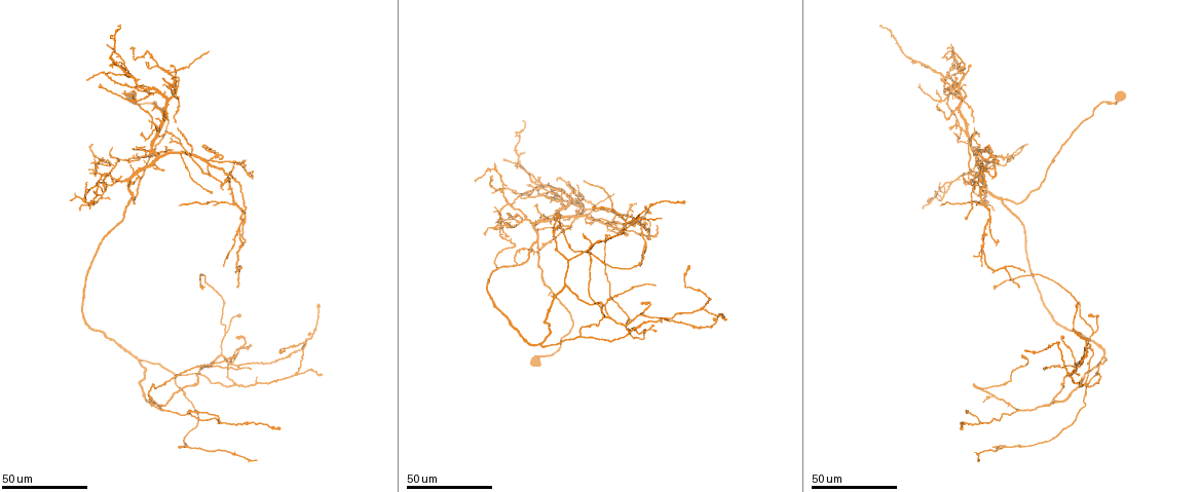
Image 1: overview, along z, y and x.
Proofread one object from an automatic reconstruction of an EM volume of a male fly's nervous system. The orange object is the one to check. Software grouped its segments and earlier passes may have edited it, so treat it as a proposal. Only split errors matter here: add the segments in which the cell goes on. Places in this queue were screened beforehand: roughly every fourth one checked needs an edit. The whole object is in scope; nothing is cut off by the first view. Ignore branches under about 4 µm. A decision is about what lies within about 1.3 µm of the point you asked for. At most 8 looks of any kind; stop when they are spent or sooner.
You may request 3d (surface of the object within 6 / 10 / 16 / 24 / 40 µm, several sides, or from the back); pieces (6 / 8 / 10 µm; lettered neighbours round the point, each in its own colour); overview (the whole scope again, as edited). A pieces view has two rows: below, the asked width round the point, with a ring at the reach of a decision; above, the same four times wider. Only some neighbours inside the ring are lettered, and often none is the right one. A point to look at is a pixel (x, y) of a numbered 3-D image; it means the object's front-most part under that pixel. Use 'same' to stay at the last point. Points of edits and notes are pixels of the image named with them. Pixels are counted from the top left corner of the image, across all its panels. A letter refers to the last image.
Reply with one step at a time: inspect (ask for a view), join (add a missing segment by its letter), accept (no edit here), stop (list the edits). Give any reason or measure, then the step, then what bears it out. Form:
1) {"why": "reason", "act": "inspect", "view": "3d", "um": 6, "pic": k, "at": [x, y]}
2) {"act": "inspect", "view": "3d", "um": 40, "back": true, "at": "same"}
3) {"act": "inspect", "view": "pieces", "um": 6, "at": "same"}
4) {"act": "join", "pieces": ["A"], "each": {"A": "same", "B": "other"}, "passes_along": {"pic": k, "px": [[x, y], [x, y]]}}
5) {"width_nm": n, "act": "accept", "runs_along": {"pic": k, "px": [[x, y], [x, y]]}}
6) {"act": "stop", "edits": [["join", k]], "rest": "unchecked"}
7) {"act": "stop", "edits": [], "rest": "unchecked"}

{"why": "branch stops here", "act": "inspect", "view": "3d", "um": 40, "pic": 1, "at": [1077, 374]}

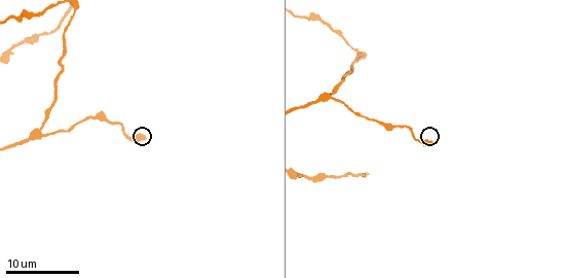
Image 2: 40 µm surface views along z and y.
{"why": "see the neighbours", "act": "inspect", "view": "pieces", "um": 10, "pic": 2, "at": [433, 144]}

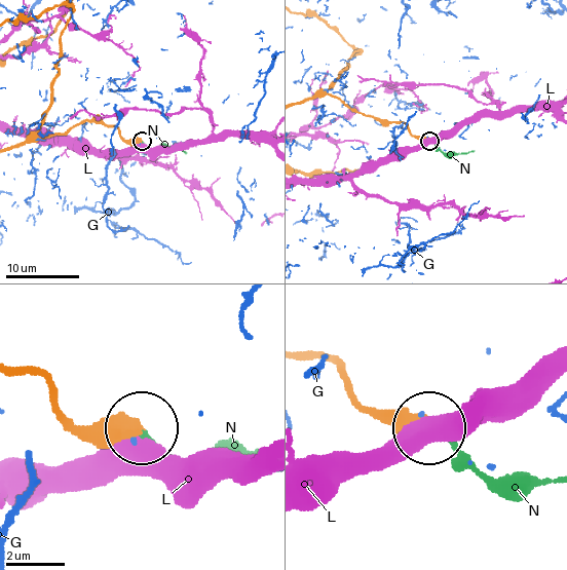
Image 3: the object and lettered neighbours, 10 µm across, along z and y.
{"act": "join", "pieces": ["N"], "each": {"G": "other", "L": "other", "N": "same"}, "passes_along": {"pic": 3, "px": [[349, 393], [369, 408], [413, 415], [486, 473], [553, 479]]}, "found": "the cell continues"}

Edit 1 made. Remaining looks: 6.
{"why": "free end", "act": "inspect", "view": "3d", "um": 40, "pic": 1, "at": [1045, 370]}

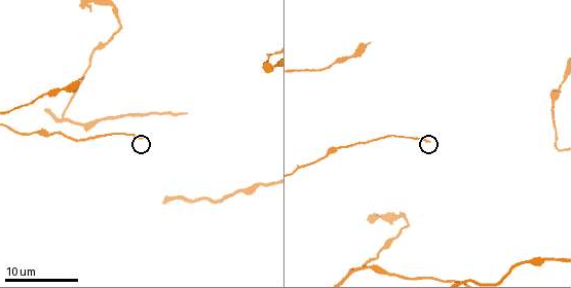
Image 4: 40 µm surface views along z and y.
{"act": "inspect", "view": "pieces", "um": 6, "pic": 4, "at": [431, 141]}

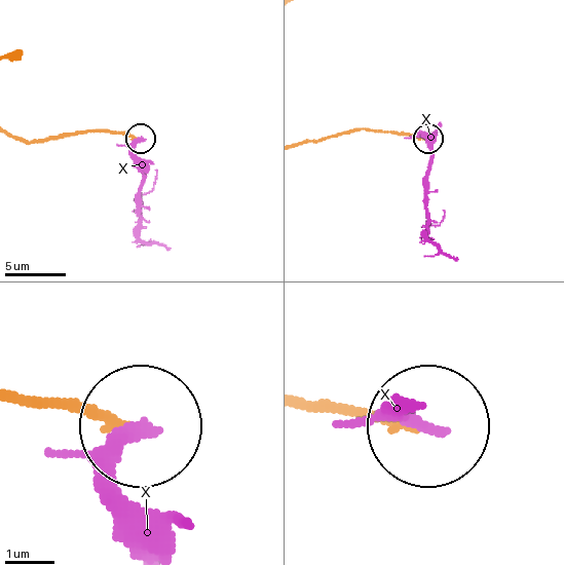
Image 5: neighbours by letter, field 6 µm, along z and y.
{"act": "accept", "each": {"X": "other"}, "runs_along": {"pic": 5, "px": [[25, 396], [130, 420]]}, "found": "no lettered segment goes on from it"}

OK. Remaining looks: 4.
{"why": "tapers out", "act": "inspect", "view": "3d", "um": 24, "pic": 1, "at": [91, 143]}

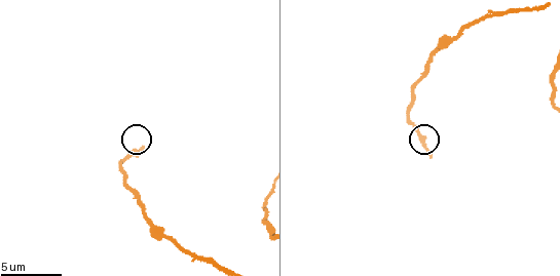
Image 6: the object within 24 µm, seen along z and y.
{"act": "inspect", "view": "pieces", "um": 10, "pic": 6, "at": [429, 156]}

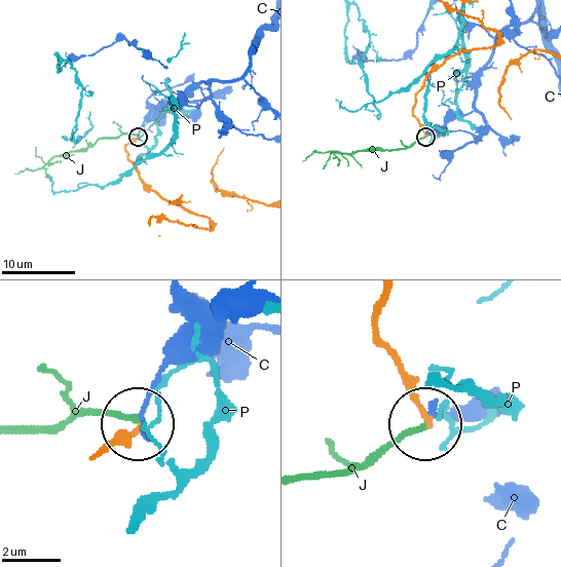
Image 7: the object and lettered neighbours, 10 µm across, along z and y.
{"width_nm": 160, "act": "accept", "each": {"C": "other", "J": "other", "P": "other"}, "runs_along": {"pic": 7, "px": [[386, 297], [379, 334], [423, 419]]}, "found": "none of them fits"}

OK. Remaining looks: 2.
{"act": "inspect", "view": "3d", "um": 24, "pic": 1, "at": [116, 162]}

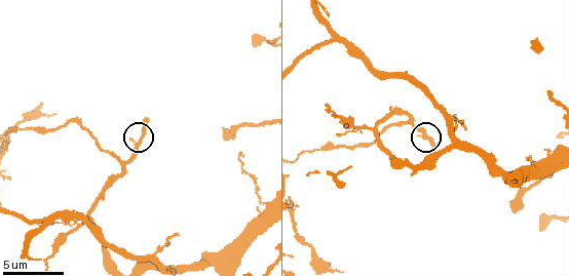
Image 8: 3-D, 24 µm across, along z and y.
{"why": "what lies round it", "act": "inspect", "view": "pieces", "um": 6, "pic": 8, "at": [146, 122]}

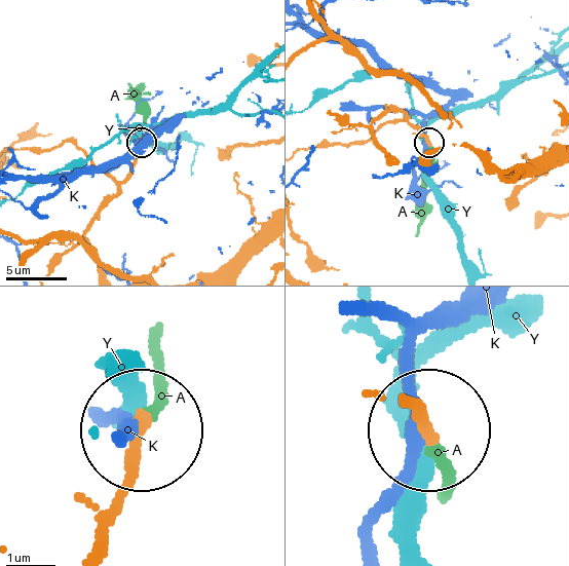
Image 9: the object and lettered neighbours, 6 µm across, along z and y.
{"width_nm": 250, "act": "join", "pieces": ["A"], "each": {"A": "same", "K": "other", "Y": "other"}, "passes_along": {"pic": 9, "px": [[406, 405], [447, 486]]}, "found": "the cell continues"}

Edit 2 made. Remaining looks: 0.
{"act": "stop", "edits": [["join", 3], ["join", 9]], "rest": "unchecked"}

